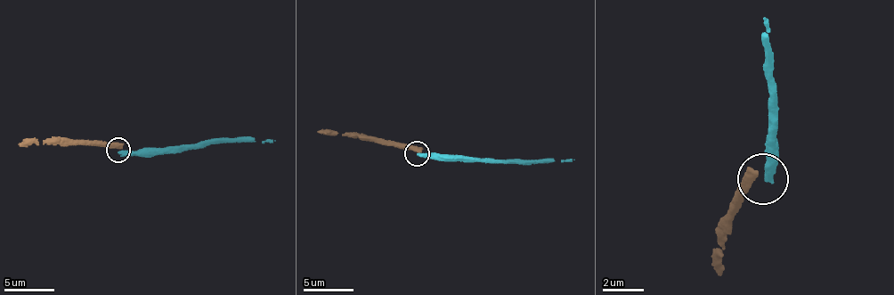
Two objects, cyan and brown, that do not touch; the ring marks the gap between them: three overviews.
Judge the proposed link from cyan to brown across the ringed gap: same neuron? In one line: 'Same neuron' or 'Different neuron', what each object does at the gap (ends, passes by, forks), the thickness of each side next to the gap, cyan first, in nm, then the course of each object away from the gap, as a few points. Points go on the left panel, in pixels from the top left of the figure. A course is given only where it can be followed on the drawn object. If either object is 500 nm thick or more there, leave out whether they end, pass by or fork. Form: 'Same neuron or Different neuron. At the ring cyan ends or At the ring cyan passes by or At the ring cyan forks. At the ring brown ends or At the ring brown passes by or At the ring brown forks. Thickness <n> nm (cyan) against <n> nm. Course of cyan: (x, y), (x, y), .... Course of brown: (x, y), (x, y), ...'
Different neuron. At the ring cyan ends. At the ring brown ends. Thickness 320 nm (cyan) against 440 nm. Course of cyan: (120, 151), (174, 151), (212, 142), (274, 141). Course of brown: (117, 148), (60, 142), (18, 144)

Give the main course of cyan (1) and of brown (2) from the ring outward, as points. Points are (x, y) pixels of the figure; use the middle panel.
1: (418, 155), (511, 161), (573, 159)
2: (417, 151), (317, 131)

